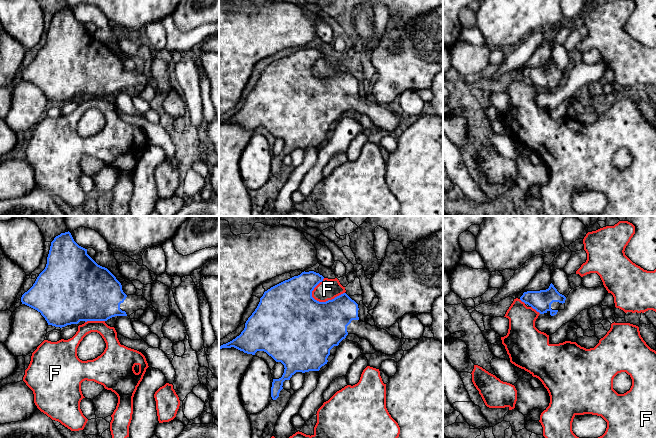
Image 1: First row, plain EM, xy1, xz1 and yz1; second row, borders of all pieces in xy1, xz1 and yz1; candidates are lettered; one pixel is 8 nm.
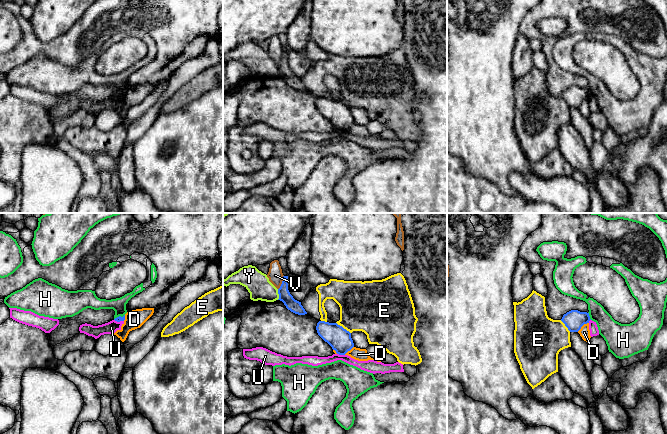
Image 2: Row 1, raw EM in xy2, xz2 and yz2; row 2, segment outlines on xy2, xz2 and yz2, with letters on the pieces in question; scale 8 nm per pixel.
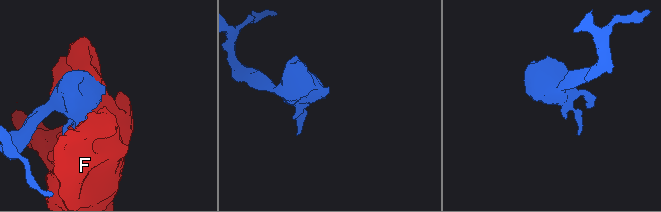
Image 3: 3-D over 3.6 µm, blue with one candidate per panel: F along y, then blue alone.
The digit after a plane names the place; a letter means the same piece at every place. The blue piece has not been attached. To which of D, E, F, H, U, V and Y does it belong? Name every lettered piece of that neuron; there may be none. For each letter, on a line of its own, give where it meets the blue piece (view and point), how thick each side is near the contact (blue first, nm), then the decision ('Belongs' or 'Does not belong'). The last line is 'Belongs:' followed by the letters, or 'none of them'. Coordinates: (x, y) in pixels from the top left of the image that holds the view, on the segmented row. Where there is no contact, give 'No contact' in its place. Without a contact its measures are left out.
D: Touches blue at yz2 (582, 325). Thickness 160 nm (blue) against 90 nm. Does not belong
E: Touches blue at xz2 (342, 327). Thickness 180 nm (blue) against 400 nm. Does not belong
F: Touches blue at xz1 (328, 300). Thickness 420 nm (blue) against 170 nm. Does not belong
H: Touches blue at yz2 (589, 316). Thickness 160 nm (blue) against 190 nm. Does not belong
U: Touches blue at xz2 (341, 354). Thickness 180 nm (blue) against 90 nm. Does not belong
V: Touches blue at xz2 (282, 282). Thickness 100 nm (blue) against 120 nm. Does not belong
Y: Touches blue at xz2 (278, 293). Thickness 100 nm (blue) against 190 nm. Does not belong
Belongs: none of them

